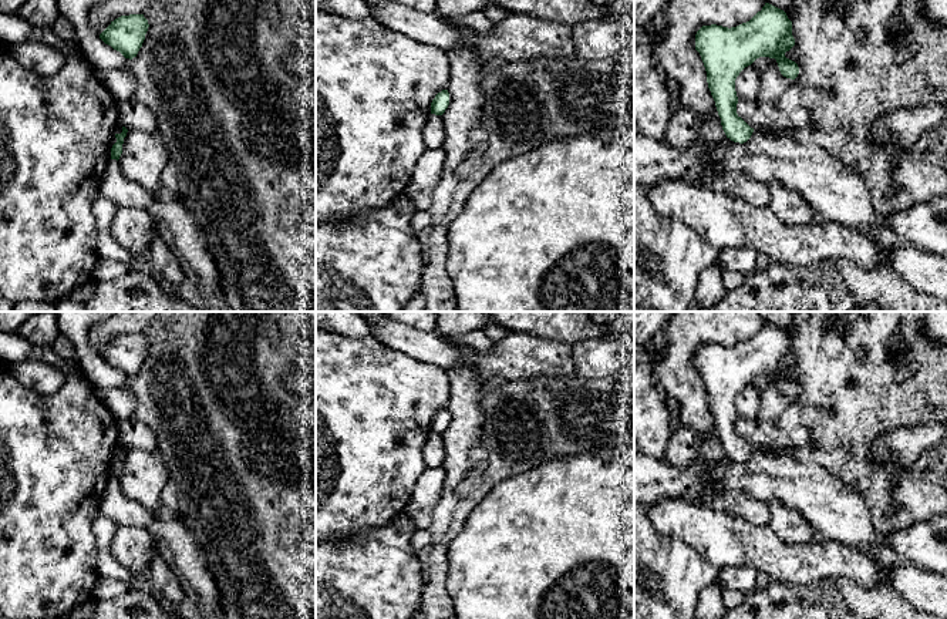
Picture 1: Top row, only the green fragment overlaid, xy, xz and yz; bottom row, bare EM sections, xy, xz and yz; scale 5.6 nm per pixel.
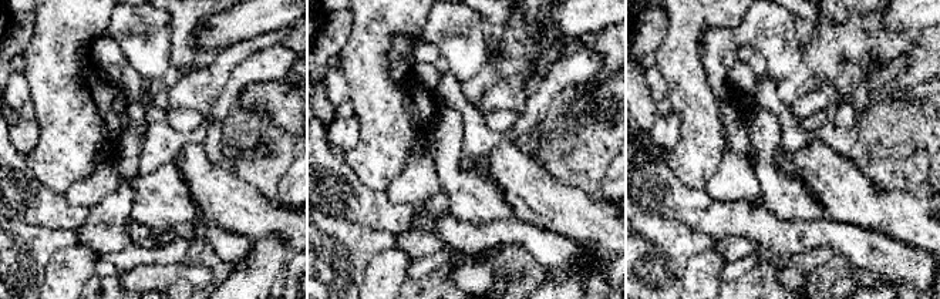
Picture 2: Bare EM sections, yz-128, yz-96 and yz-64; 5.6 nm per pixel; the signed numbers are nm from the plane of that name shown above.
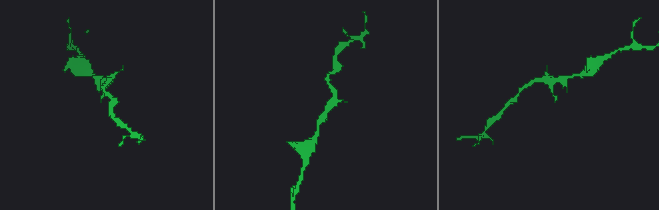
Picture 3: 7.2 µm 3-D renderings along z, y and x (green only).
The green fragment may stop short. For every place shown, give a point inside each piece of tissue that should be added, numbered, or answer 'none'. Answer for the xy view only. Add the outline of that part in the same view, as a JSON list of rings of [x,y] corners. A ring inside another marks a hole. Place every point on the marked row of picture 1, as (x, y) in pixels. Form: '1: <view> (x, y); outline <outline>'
1: xy (120, 191); outline [[[109,159],[101,176],[98,189],[100,194],[102,194],[115,206],[148,209],[155,201],[155,194],[145,191],[142,186],[124,176],[117,159]]]

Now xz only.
none

